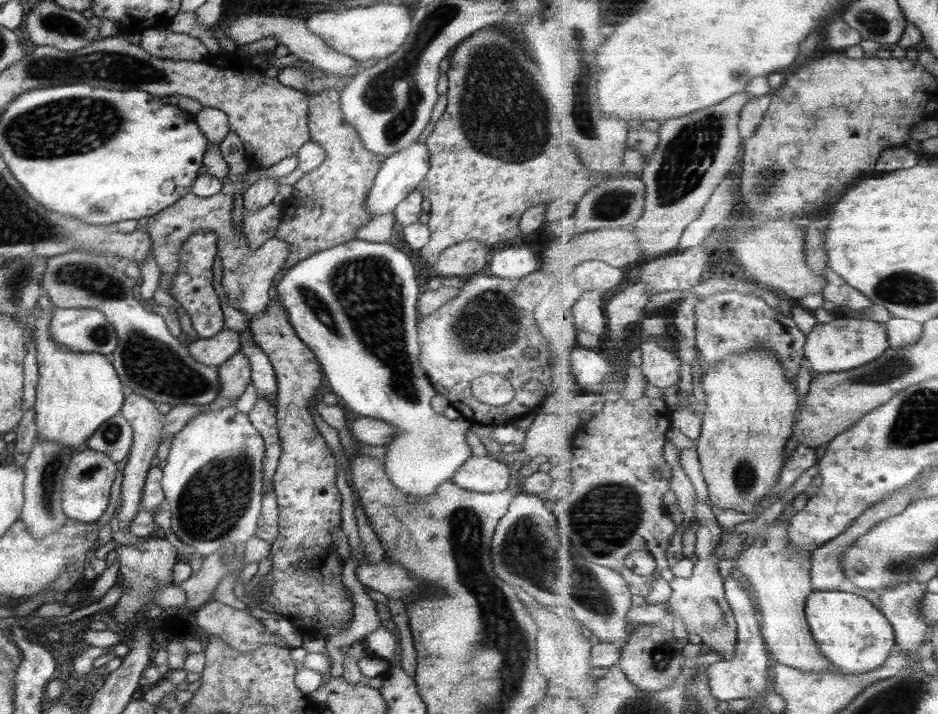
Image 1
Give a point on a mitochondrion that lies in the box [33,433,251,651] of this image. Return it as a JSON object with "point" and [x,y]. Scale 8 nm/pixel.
{"point":[48,484]}

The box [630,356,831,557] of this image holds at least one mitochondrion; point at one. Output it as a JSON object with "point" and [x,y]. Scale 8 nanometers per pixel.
{"point":[744,475]}

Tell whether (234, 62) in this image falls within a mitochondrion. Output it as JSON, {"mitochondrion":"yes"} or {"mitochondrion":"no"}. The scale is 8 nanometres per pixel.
{"mitochondrion":"no"}

